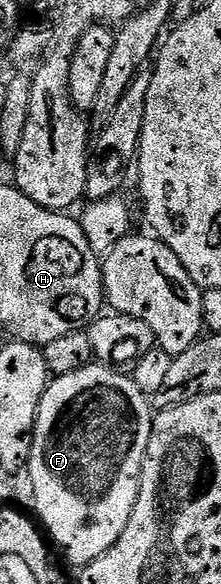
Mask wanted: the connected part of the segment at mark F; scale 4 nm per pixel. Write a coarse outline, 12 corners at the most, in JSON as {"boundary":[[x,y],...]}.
{"boundary":[[91,362],[40,398],[28,465],[77,566],[124,534],[154,416]]}

